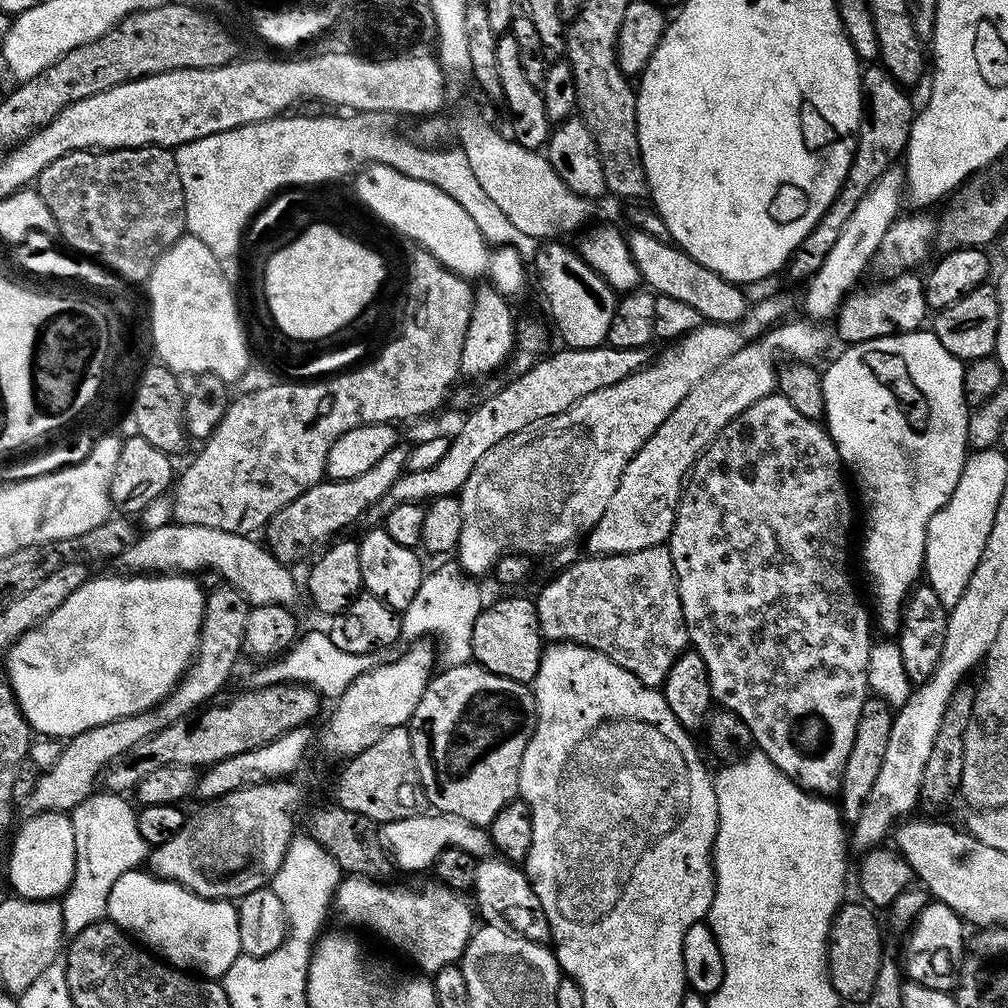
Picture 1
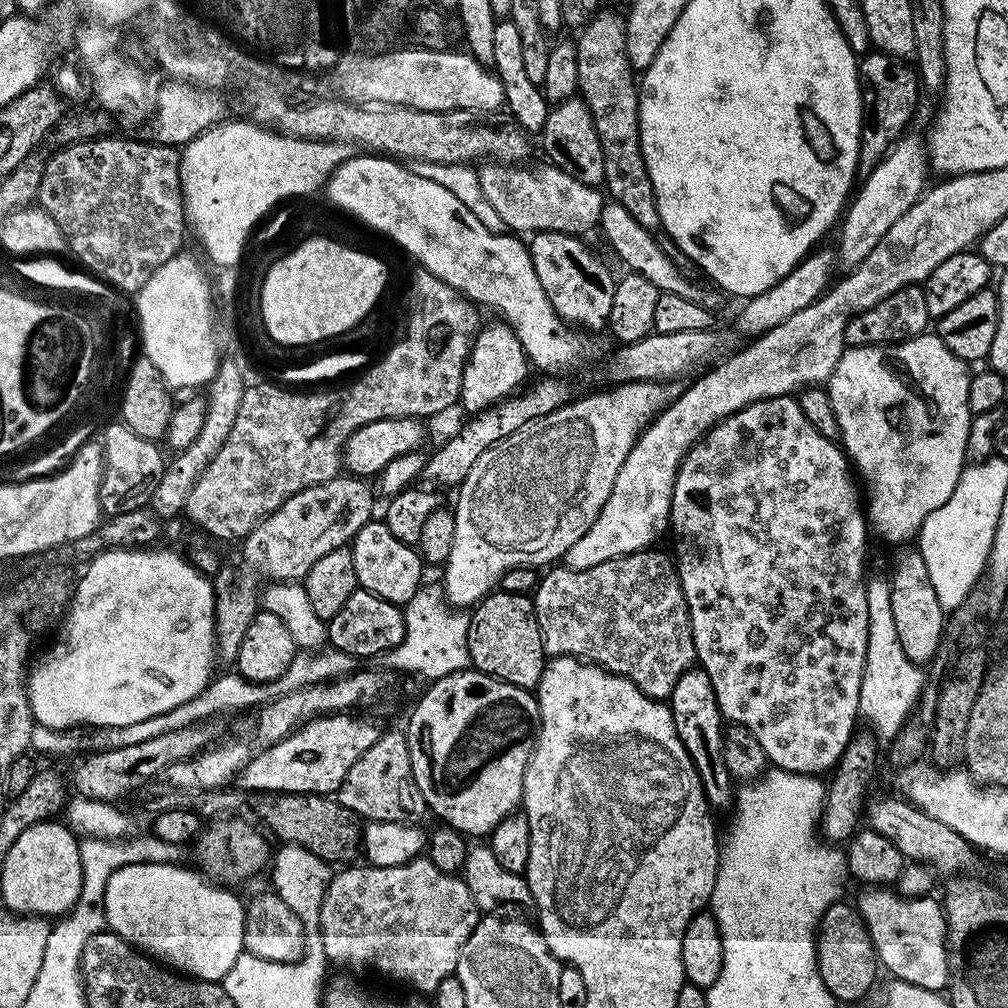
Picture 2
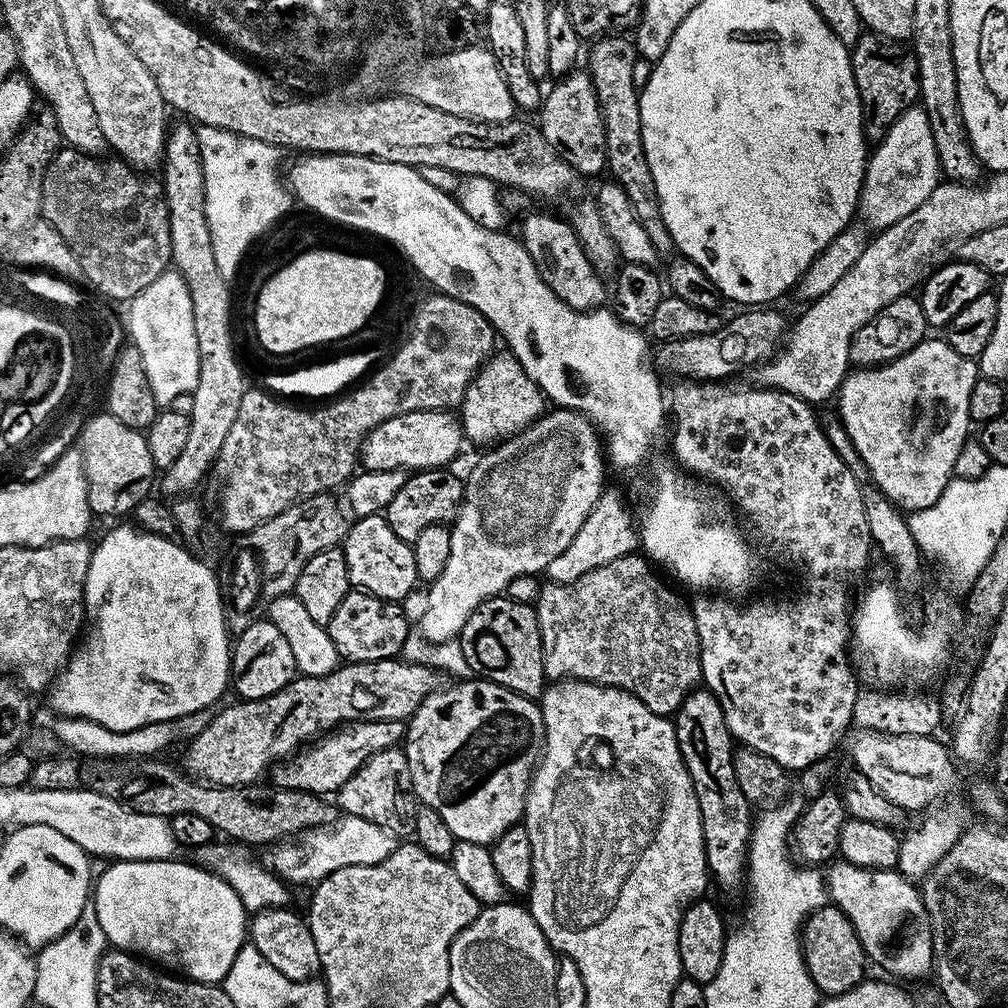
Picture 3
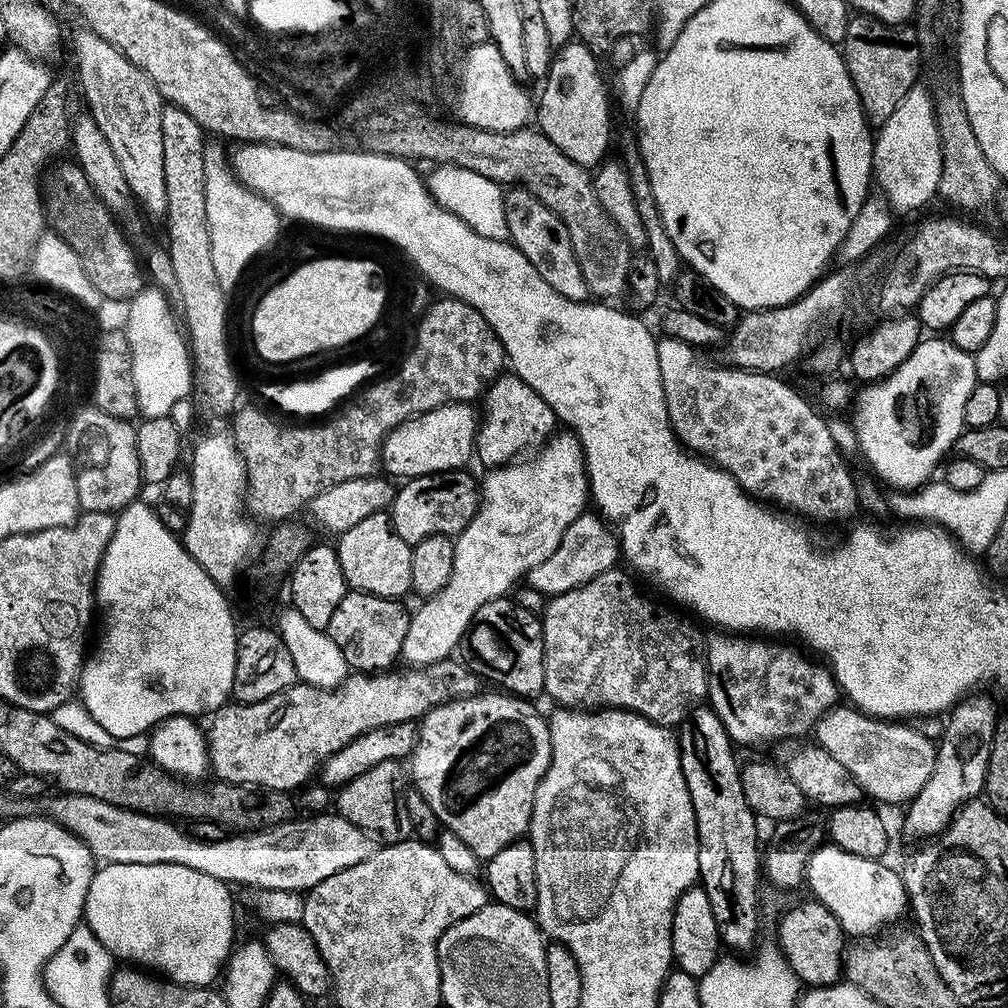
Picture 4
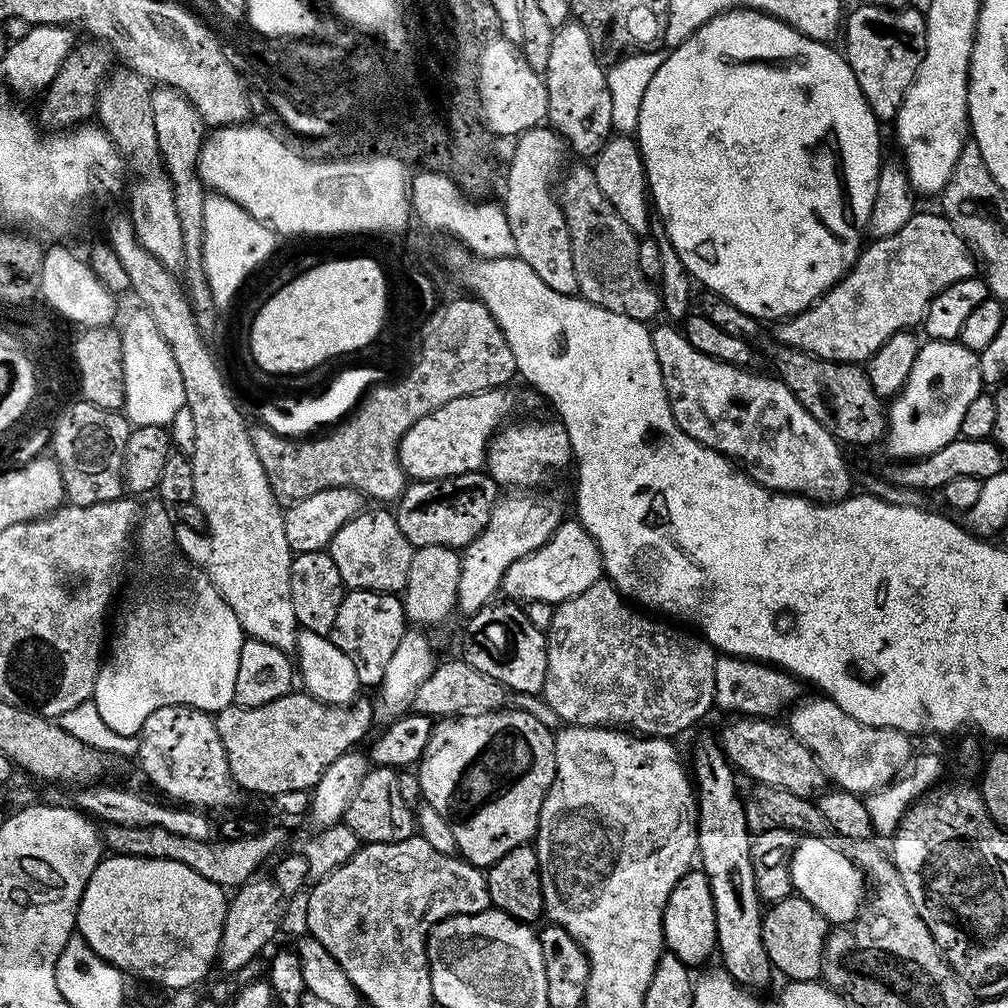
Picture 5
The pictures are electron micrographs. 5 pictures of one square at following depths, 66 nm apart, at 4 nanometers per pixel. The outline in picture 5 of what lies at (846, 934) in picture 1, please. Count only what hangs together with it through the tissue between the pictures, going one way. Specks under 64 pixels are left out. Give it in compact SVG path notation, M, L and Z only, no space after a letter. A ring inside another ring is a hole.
M798 895L787 896L771 905L764 912L762 926L762 942L766 946L766 954L770 958L773 969L780 972L789 981L821 979L824 971L824 947L828 941L830 925L826 917L818 914L810 902Z

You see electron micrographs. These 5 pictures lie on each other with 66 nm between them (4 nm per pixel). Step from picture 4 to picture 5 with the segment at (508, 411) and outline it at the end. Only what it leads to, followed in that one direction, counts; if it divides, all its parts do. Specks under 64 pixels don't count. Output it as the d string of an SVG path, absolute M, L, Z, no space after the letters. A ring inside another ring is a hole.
M559 419L552 420L524 420L521 424L505 423L504 427L492 437L488 444L486 457L486 471L496 479L496 483L508 490L540 490L543 484L548 484L555 478L556 472L573 463L570 438L566 434L564 425Z

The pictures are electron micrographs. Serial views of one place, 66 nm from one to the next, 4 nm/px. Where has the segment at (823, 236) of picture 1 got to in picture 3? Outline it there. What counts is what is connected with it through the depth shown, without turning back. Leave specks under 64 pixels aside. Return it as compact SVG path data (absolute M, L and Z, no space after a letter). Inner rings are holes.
M862 34L856 44L851 45L852 73L854 82L858 86L860 104L864 107L866 117L866 132L869 137L883 137L889 124L892 124L899 116L909 111L911 104L915 105L920 98L920 75L918 74L918 62L911 47L905 46L901 41L888 40L884 36L875 34Z

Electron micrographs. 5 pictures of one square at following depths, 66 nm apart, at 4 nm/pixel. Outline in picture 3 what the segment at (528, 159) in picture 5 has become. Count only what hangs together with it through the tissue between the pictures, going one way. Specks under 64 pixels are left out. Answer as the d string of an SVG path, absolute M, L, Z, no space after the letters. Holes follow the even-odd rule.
M532 212L524 220L524 225L518 231L526 254L530 254L530 262L538 270L542 282L566 302L576 312L590 312L605 307L604 299L609 299L610 288L605 277L598 275L590 258L586 258L584 243L576 237L571 223L567 219L559 220L548 212Z

